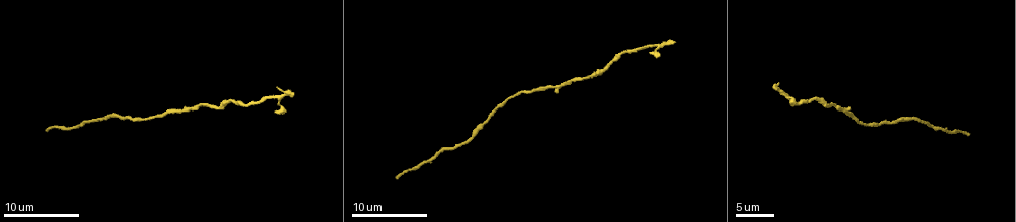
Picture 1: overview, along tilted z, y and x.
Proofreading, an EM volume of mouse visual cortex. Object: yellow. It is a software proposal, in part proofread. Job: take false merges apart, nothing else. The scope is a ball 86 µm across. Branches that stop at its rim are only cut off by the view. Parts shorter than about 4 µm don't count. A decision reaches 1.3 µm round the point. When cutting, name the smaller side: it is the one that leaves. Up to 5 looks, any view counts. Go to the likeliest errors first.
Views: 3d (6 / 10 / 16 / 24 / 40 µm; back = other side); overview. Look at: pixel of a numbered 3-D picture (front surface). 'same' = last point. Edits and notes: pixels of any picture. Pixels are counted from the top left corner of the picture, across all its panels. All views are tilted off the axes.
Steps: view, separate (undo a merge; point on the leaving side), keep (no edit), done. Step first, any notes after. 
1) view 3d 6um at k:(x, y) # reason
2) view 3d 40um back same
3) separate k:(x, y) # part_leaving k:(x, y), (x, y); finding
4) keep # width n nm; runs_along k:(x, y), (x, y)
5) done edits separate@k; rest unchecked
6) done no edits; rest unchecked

view 3d 10um at 1:(911, 116) # calibre changes

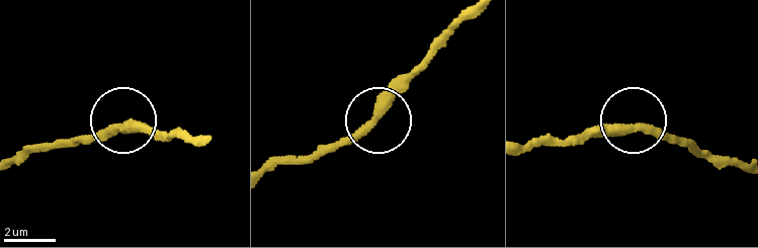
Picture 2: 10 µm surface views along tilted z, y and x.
keep # runs_along 2:(187, 138), (132, 132), (112, 122), (78, 137); one cell here

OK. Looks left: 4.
view 3d 10um at 1:(829, 106) # sudden change in width

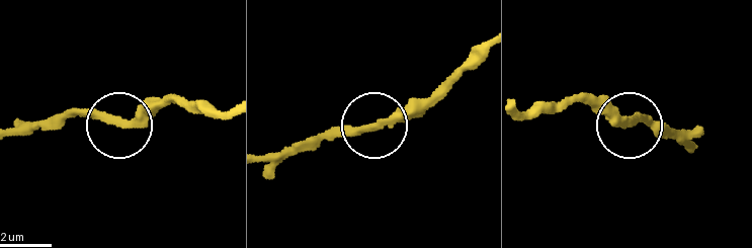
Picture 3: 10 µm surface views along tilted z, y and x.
keep # all the same cell

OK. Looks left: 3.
view 3d 6um at 1:(271, 99) # sudden change in width

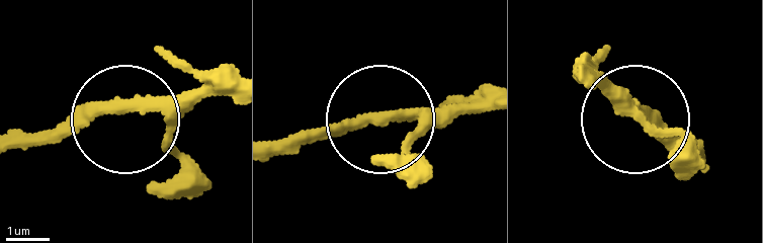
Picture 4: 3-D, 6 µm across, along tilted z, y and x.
keep # runs_along 4:(22, 143), (90, 112), (140, 107), (160, 115), (208, 179); continuous, no second cell

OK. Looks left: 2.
done no edits; rest unchecked

